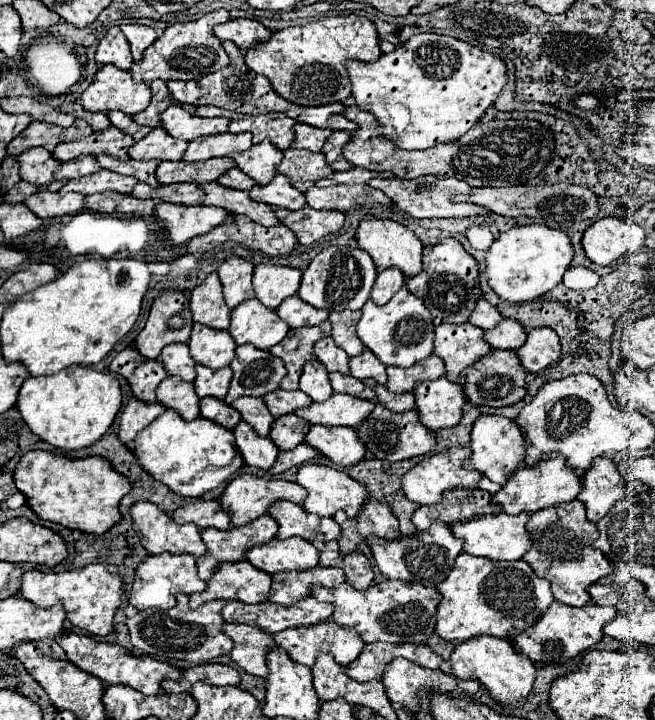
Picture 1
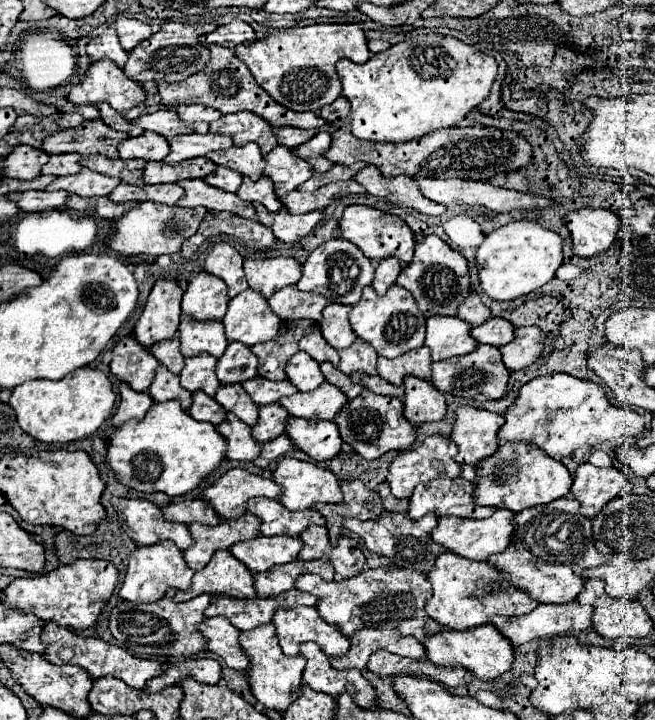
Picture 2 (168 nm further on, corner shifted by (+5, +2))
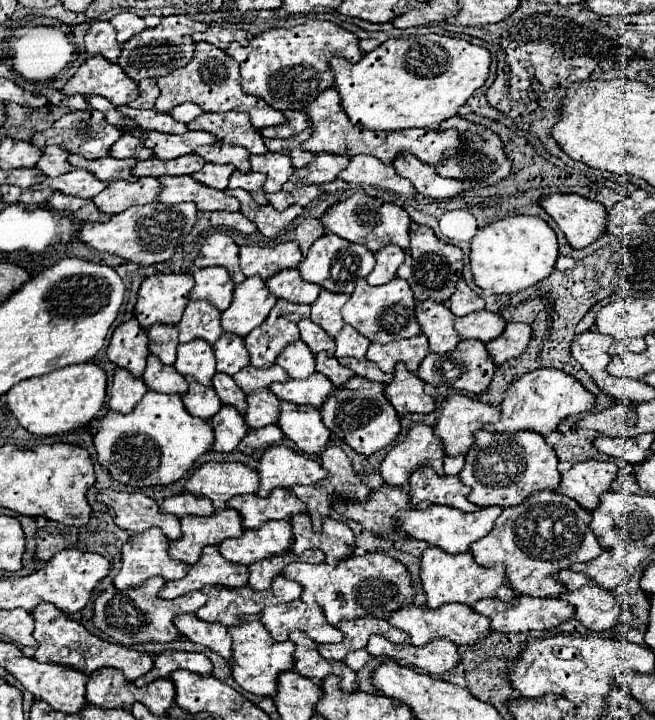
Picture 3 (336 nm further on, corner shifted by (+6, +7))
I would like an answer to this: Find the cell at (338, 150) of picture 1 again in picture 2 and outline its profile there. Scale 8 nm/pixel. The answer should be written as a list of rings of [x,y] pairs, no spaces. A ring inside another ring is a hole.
[[[320,131],[312,139],[308,139],[308,143],[302,143],[300,147],[294,147],[294,155],[302,157],[304,161],[308,161],[312,171],[322,173],[322,171],[328,171],[334,165],[324,157],[328,147],[330,147],[330,133]]]

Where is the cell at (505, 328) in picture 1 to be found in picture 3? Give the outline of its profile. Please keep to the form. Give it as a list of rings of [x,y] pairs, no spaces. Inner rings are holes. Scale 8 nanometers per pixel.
[[[481,310],[481,312],[471,312],[463,318],[457,318],[455,330],[459,332],[459,336],[463,340],[477,338],[481,342],[491,342],[503,334],[505,324],[507,322],[499,314],[489,312],[489,310]]]

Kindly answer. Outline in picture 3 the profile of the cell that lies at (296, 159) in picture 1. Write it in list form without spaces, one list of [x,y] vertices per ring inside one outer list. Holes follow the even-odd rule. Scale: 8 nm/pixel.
[[[265,152],[259,156],[251,156],[251,170],[253,172],[263,172],[267,176],[267,182],[263,186],[265,192],[279,192],[281,186],[291,178],[295,172],[291,158],[287,154],[279,152]]]

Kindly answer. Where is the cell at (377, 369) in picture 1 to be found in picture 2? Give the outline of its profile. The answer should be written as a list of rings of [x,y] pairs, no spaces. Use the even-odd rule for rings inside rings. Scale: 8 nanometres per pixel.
[[[356,337],[356,341],[340,351],[340,365],[338,369],[342,369],[346,375],[350,375],[352,371],[360,371],[360,373],[370,373],[376,375],[376,351],[370,343],[366,343],[364,339]]]

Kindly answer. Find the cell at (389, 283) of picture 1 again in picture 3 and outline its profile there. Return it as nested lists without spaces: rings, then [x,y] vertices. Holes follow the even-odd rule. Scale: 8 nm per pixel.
[[[385,246],[375,252],[375,258],[377,258],[377,264],[375,264],[373,272],[367,276],[367,282],[371,286],[381,286],[381,284],[387,284],[389,280],[393,280],[397,268],[403,264],[405,252],[399,246]]]

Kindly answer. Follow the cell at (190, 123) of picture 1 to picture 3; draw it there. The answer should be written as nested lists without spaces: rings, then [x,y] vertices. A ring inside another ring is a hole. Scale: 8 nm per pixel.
[[[119,106],[117,108],[123,116],[129,116],[139,124],[143,130],[157,130],[157,132],[169,132],[169,134],[181,134],[187,132],[189,128],[183,122],[177,122],[171,114],[157,112],[157,110],[135,110],[129,106]]]

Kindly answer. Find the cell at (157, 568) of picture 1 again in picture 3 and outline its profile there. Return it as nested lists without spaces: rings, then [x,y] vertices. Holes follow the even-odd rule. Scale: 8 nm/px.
[[[151,528],[141,534],[133,534],[129,542],[121,548],[121,560],[123,560],[123,566],[113,580],[117,590],[129,590],[129,588],[143,586],[149,578],[155,578],[155,576],[163,576],[165,580],[179,580],[187,574],[187,566],[169,556],[169,540],[157,528]]]

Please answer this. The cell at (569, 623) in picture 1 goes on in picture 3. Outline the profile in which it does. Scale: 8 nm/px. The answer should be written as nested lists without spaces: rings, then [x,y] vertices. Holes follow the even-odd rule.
[[[519,596],[515,606],[505,606],[501,600],[495,598],[487,598],[481,600],[473,606],[475,612],[487,616],[491,620],[491,630],[495,632],[531,632],[531,630],[549,630],[549,628],[557,628],[563,622],[567,622],[569,618],[573,618],[573,610],[571,604],[567,604],[563,598],[533,598],[533,596]]]

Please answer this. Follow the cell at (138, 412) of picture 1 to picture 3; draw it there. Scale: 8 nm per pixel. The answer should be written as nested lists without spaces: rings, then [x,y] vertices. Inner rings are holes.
[[[117,368],[113,378],[113,388],[111,388],[111,398],[109,398],[109,410],[129,414],[145,392],[147,386],[141,378],[133,378],[127,370]]]

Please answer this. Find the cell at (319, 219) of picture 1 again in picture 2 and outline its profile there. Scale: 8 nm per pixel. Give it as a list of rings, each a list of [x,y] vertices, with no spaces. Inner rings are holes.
[[[252,203],[258,215],[258,223],[270,227],[274,237],[284,243],[294,243],[302,237],[306,237],[314,225],[322,219],[320,211],[310,211],[302,215],[292,215],[286,209],[280,209],[276,213],[268,213],[260,203]]]

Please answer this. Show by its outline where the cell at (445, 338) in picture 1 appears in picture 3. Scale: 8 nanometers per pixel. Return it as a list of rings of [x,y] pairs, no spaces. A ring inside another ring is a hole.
[[[423,300],[415,306],[417,322],[421,324],[423,334],[429,340],[431,352],[451,352],[453,346],[461,342],[459,334],[455,332],[455,316],[445,304]]]

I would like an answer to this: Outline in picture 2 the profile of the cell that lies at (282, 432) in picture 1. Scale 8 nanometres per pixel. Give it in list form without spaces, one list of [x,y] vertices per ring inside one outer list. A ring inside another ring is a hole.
[[[280,403],[264,405],[260,407],[258,423],[252,427],[252,437],[260,443],[266,443],[270,439],[276,439],[284,433],[288,421],[288,411]]]

